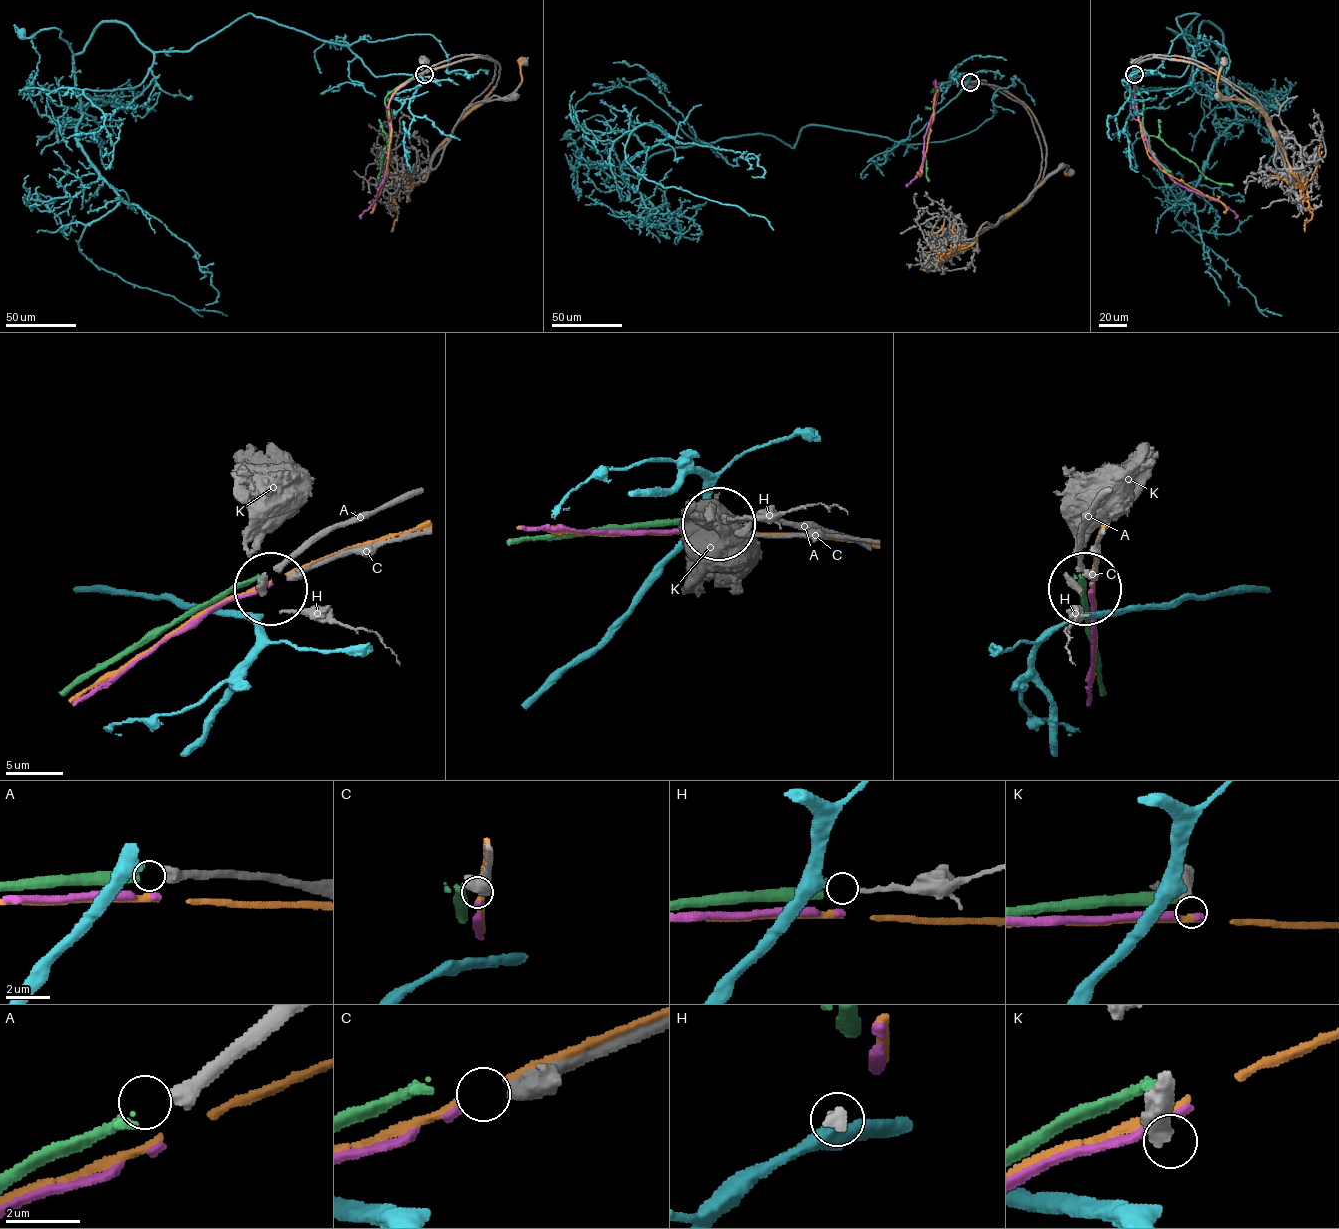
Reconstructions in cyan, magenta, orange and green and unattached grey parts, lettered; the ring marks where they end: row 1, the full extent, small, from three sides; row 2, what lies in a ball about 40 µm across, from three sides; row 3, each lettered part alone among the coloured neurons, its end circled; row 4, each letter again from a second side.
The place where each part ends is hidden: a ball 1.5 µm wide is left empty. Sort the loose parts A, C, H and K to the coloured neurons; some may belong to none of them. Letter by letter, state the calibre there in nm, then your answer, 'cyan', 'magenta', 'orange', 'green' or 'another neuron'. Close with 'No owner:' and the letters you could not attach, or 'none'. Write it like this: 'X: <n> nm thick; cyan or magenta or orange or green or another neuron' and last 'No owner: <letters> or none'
A: 500 nm thick; green
C: 550 nm thick; magenta
H: 200 nm thick; cyan
K: 550 nm thick; another neuron
No owner: K

